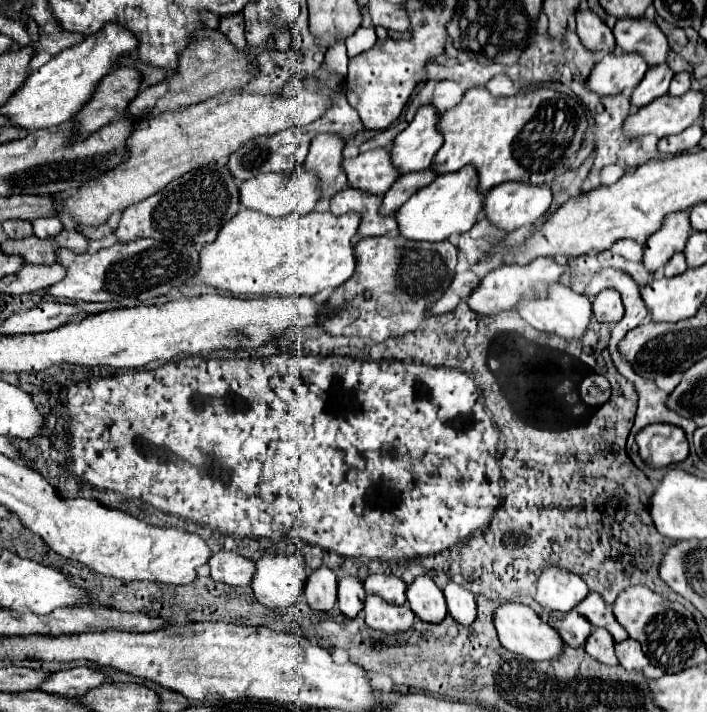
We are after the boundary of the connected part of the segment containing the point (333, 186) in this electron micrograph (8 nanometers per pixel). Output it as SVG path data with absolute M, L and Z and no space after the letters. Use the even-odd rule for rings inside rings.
M320 133L312 139L304 165L306 169L318 173L324 197L334 197L334 193L346 187L348 179L342 169L342 149L344 139L336 133Z

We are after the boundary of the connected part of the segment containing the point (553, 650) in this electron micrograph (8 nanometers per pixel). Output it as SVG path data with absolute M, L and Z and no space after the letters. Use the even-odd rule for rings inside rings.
M510 601L502 603L494 611L494 627L498 631L500 643L508 651L512 651L516 655L522 655L522 657L526 657L530 661L554 659L554 657L558 657L558 653L564 647L564 643L558 637L558 633L554 633L554 629L548 623L544 623L534 609L530 609L528 605L522 605L522 603L510 603Z

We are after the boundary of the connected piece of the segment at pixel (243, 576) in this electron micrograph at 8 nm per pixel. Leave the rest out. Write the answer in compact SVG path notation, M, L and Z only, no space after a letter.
M228 551L214 553L208 565L212 571L212 579L226 585L248 585L256 571L254 561L236 553L228 553Z

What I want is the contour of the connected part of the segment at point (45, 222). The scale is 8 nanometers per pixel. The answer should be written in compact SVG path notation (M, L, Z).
M50 217L50 219L34 219L32 221L32 227L34 227L34 235L40 237L40 239L48 239L48 237L54 237L62 231L62 223L58 217Z

